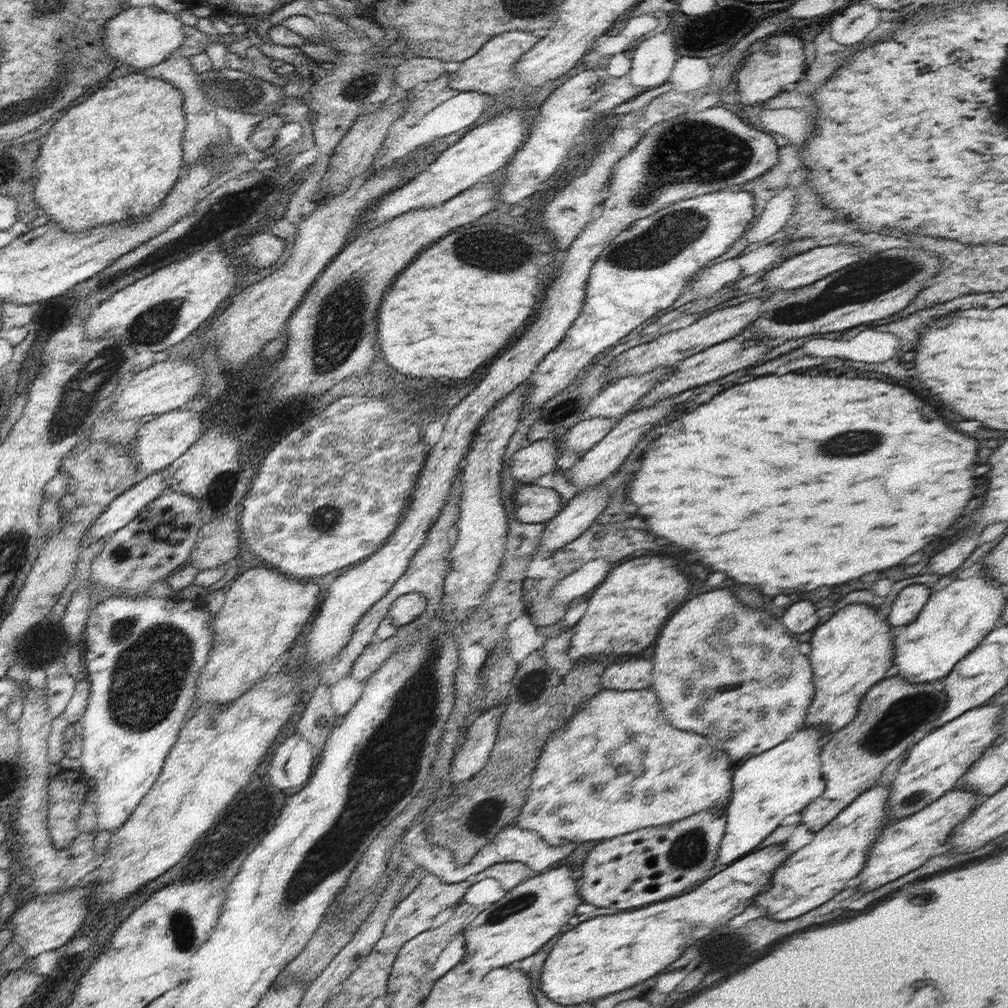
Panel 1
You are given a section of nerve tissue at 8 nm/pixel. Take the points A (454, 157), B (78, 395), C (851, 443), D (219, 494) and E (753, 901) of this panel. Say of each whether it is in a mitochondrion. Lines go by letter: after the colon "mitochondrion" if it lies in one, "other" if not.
A: other
B: mitochondrion
C: mitochondrion
D: mitochondrion
E: other

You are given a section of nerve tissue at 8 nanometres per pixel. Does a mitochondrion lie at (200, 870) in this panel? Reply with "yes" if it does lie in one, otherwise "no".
no

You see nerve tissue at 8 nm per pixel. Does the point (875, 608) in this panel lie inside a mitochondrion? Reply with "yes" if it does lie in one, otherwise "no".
no

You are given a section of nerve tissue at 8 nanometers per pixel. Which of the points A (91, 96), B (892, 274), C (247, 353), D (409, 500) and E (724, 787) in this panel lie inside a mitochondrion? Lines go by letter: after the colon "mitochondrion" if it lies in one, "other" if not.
A: other
B: mitochondrion
C: other
D: other
E: other

